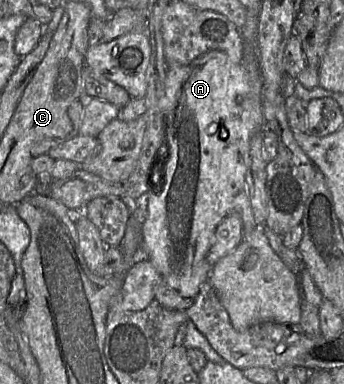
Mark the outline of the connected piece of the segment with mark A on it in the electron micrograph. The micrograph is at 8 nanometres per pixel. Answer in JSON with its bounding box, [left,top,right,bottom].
[141,50,267,311]

